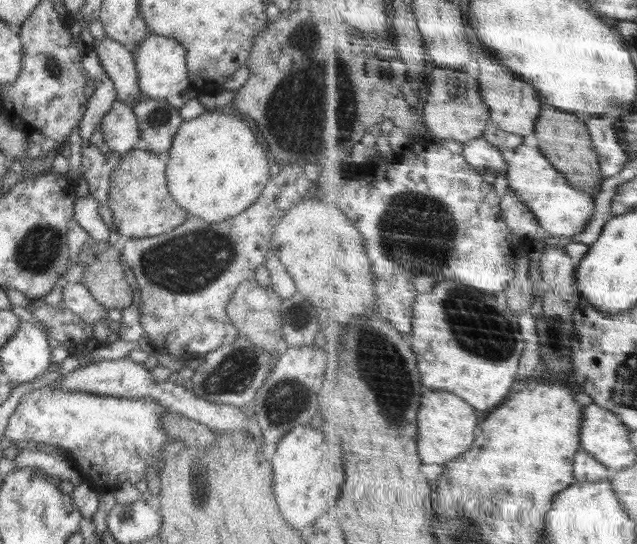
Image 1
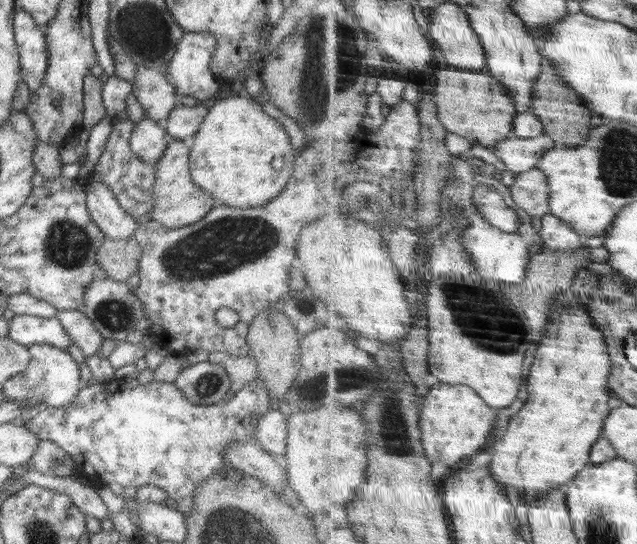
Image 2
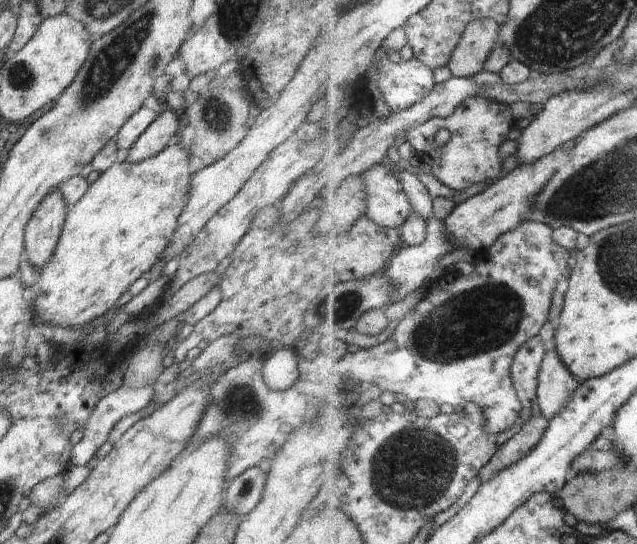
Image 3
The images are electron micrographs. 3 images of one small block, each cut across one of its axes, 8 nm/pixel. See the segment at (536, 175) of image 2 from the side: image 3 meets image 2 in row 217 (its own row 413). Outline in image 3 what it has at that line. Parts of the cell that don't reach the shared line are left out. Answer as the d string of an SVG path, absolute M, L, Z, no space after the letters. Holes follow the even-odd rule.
M542 412L533 416L528 422L522 421L521 423L523 423L522 430L510 442L507 442L481 471L479 480L482 485L488 484L500 472L522 462L528 454L532 454L542 442L544 434L551 425L551 420L548 420Z

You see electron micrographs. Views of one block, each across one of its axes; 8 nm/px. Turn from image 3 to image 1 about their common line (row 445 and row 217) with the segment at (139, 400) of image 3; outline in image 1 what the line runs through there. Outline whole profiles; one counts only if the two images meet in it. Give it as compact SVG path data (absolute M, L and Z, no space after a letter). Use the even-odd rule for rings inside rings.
M90 196L78 197L73 204L73 218L89 234L90 240L108 242L110 229L100 216L100 201Z

